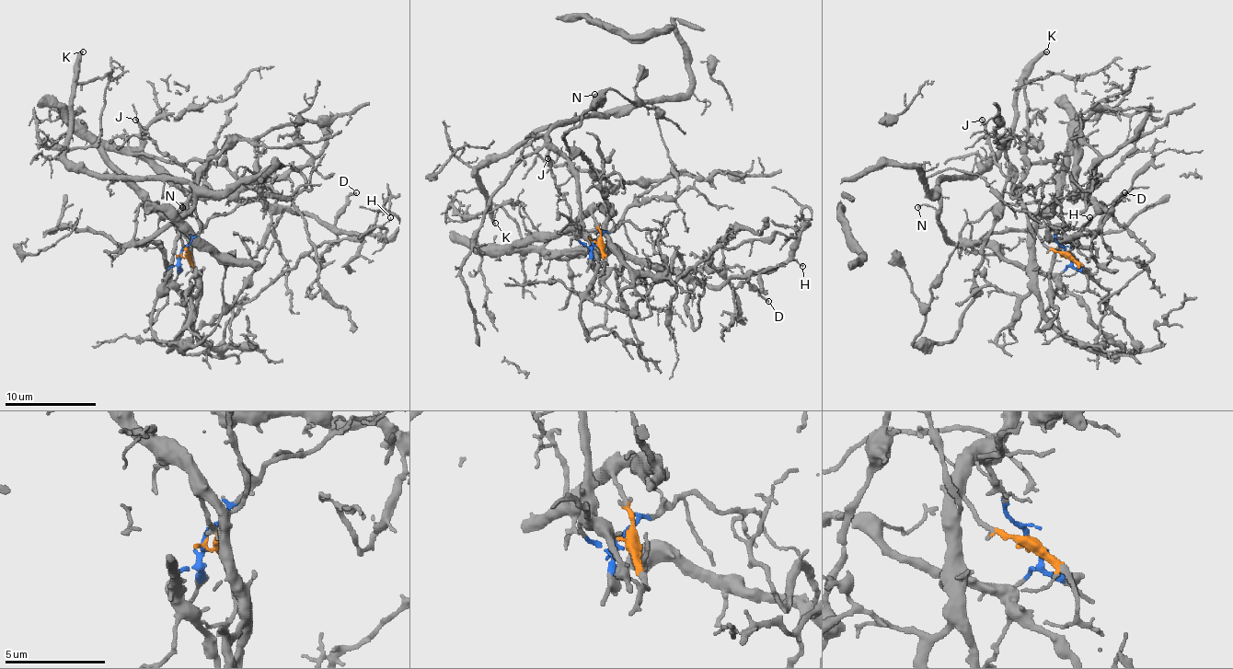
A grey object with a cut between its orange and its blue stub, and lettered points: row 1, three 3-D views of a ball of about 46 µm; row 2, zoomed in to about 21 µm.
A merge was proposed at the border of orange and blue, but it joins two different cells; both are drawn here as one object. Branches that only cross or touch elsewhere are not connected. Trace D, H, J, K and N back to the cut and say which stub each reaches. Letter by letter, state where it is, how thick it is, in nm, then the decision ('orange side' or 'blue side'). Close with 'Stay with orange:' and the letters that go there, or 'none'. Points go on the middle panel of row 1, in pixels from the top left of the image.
D: (768, 301) | 180 nm | orange side
H: (802, 266) | 110 nm | orange side
J: (547, 158) | 170 nm | orange side
K: (495, 223) | 280 nm | blue side
N: (594, 94) | 120 nm | blue side
Stay with orange: D, H, J

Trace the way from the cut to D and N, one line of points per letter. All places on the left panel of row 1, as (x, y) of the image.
D: (181, 253), (188, 253), (178, 228), (109, 151), (147, 155), (192, 191), (265, 201), (329, 224), (356, 191)
N: (181, 253), (167, 274), (166, 256), (156, 244), (135, 242), (158, 235), (178, 214), (181, 208)

